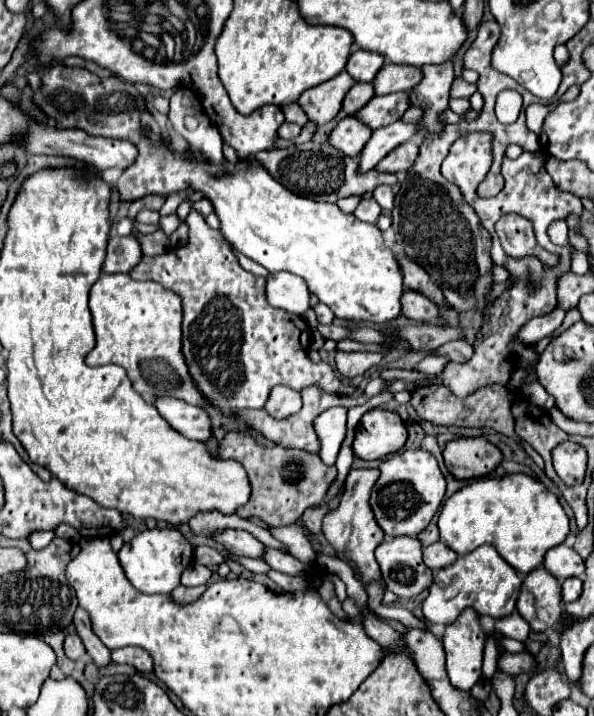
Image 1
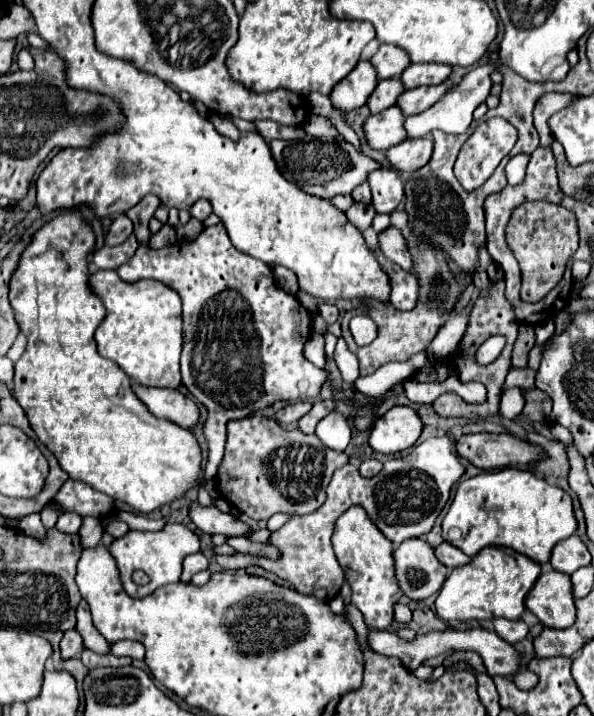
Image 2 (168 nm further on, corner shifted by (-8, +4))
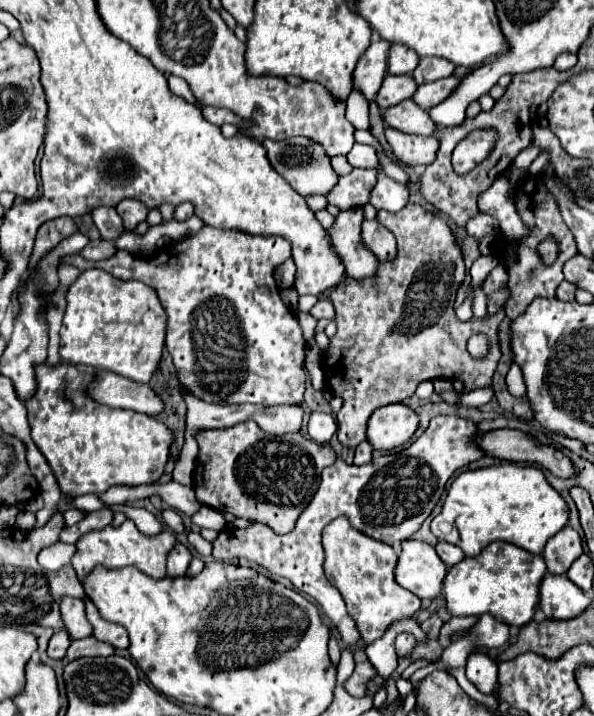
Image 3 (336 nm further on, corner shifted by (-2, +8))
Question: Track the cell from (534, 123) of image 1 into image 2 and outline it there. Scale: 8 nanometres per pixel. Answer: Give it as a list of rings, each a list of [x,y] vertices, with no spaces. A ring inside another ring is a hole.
[[[543,94],[537,100],[533,116],[535,116],[535,128],[541,136],[541,146],[549,146],[553,142],[553,136],[551,136],[551,130],[549,130],[549,124],[547,124],[551,114],[567,108],[573,100],[575,100],[573,94]]]

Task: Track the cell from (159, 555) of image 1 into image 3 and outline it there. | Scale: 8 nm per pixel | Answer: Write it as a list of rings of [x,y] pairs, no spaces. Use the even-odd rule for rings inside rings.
[[[125,520],[121,526],[105,526],[101,530],[91,530],[83,534],[77,540],[77,552],[71,558],[71,564],[77,572],[77,578],[83,580],[95,566],[105,566],[105,568],[123,568],[123,566],[137,566],[141,572],[145,572],[151,578],[165,578],[165,560],[171,548],[175,546],[177,538],[173,536],[171,530],[161,532],[161,536],[145,536],[137,530],[133,520]]]

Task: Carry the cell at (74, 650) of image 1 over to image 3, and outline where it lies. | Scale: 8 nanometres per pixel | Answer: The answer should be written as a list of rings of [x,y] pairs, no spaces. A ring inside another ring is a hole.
[[[65,630],[55,632],[55,634],[51,636],[51,640],[49,640],[49,648],[47,648],[49,658],[53,658],[53,660],[61,660],[61,658],[65,658],[65,652],[67,652],[69,644],[71,644],[71,638],[69,638],[69,634],[67,634]]]

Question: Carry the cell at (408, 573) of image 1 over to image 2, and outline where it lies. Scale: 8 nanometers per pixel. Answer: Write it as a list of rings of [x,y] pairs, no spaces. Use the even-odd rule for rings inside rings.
[[[421,538],[401,542],[393,558],[399,586],[411,600],[423,600],[439,592],[447,578],[447,568],[437,562],[433,548]]]

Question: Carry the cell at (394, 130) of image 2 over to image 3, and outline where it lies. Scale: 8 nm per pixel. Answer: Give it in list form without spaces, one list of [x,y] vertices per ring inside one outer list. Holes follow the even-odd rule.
[[[405,100],[393,108],[387,108],[381,112],[383,122],[391,128],[397,128],[401,132],[409,134],[421,134],[421,136],[433,136],[437,130],[437,124],[431,120],[429,112],[417,106],[413,100]]]

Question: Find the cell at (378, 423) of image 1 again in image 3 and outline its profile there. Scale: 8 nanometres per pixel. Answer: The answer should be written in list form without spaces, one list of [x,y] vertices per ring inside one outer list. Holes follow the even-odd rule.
[[[405,404],[377,408],[369,418],[367,440],[377,450],[391,450],[405,444],[419,426],[417,414]]]

